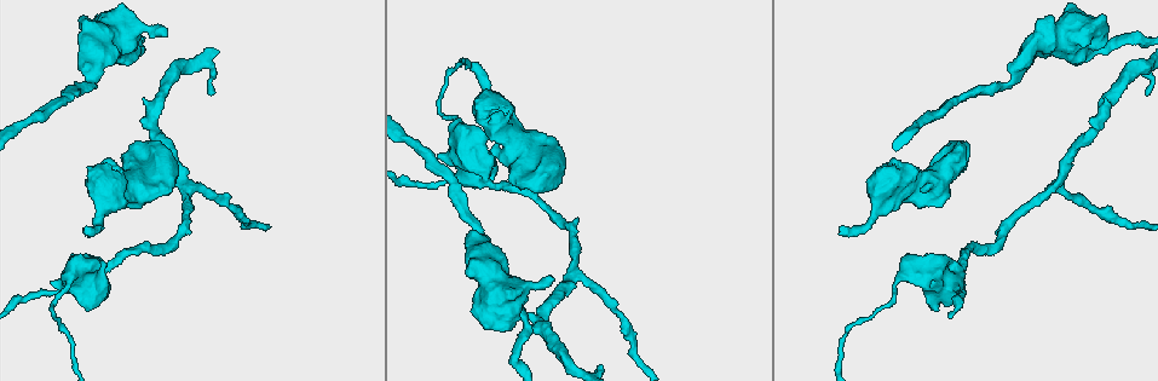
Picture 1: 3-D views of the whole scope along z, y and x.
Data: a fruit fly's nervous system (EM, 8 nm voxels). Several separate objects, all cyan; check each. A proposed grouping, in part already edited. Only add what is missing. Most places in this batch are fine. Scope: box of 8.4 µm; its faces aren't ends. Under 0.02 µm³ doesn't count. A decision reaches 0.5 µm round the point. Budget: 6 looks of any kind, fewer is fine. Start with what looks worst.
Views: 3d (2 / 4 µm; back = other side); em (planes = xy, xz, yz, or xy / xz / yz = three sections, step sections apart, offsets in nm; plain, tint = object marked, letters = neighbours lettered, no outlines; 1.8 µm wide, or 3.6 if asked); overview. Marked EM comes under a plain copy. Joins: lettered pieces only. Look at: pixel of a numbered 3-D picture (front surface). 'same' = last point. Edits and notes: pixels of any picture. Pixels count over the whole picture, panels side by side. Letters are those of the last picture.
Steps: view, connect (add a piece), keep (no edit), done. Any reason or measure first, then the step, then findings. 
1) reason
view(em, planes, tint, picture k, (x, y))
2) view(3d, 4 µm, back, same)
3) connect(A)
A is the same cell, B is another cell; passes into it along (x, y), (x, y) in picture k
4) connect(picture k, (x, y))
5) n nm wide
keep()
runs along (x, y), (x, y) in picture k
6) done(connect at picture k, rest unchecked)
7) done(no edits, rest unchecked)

an open end
view(3d, 4 µm, picture 1, (87, 236))

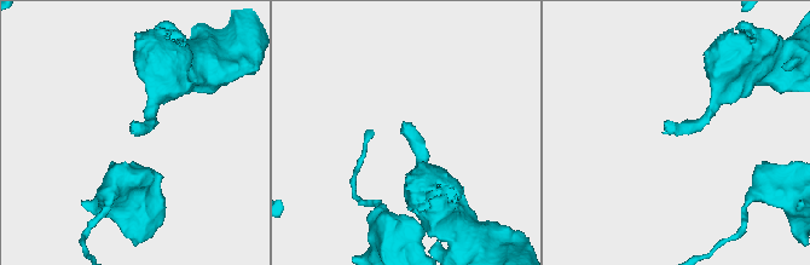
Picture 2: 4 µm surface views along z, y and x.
view(em, planes, letters, picture 2, (406, 123))

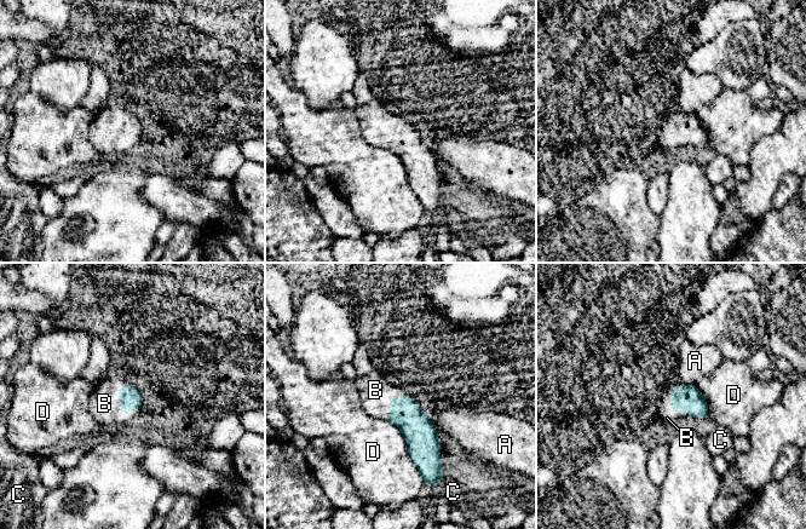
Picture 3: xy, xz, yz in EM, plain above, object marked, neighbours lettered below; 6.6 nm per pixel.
D touches over 480 nm
connect(B)
B is the same cell, A, C and D are other cells; passes into it along (128, 396), (119, 397), (104, 403) in picture 3; the neuron continues

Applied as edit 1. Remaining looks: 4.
free end
view(em, xz, step 16, letters, picture 1, (166, 34))

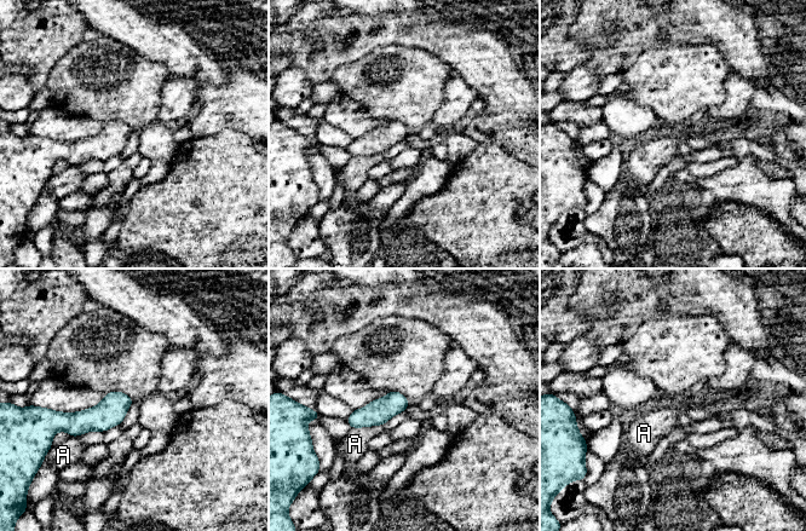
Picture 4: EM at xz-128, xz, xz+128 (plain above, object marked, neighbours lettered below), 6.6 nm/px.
another direction
view(em, planes, letters, same)

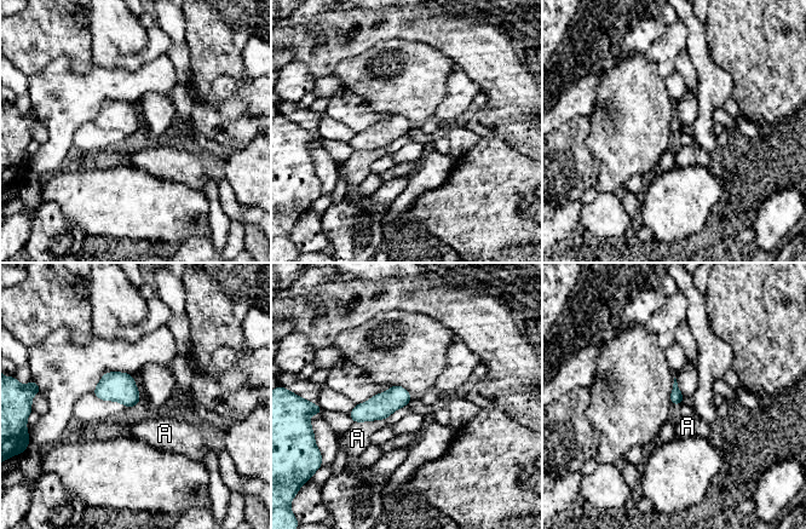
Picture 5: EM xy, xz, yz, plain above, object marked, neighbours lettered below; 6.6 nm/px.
keep()
A is another cell; border along (386, 417), (379, 420), (353, 423) in picture 5; no lettered piece goes on from it

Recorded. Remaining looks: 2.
calibre changes
view(3d, 4 µm, back, picture 1, (112, 261))

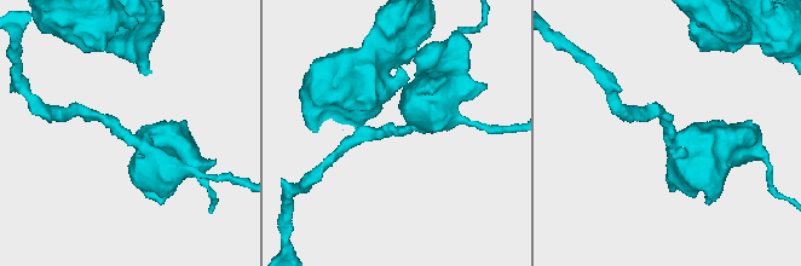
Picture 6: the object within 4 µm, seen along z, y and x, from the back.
shape alone is not enough
view(em, planes, letters, picture 6, (395, 132))

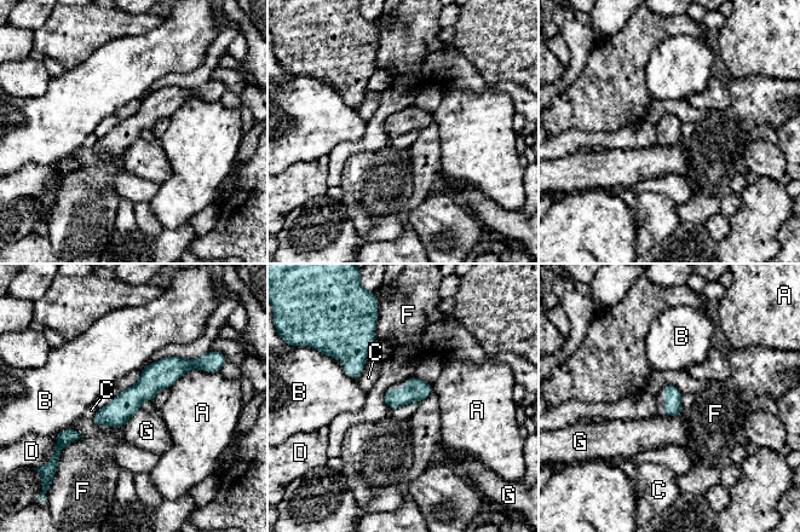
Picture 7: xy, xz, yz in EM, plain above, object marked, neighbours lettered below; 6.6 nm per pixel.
keep()
A, B, C, D, F and G are other cells; border along (140, 409), (121, 428) in picture 7; none of them fits

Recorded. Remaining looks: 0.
done(connect at picture 3, rest unchecked)

